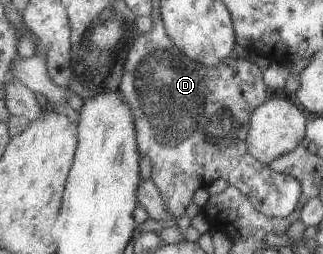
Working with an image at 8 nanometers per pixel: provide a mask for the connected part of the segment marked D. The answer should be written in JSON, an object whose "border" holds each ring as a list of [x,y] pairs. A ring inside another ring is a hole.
{"border":[[[153,19],[152,30],[140,33],[128,47],[118,90],[134,117],[137,151],[151,162],[151,181],[158,188],[165,207],[173,218],[185,215],[186,205],[198,188],[206,188],[217,178],[235,186],[267,220],[278,220],[296,208],[301,188],[291,176],[273,171],[256,160],[246,148],[246,135],[251,112],[270,94],[258,67],[234,55],[217,65],[197,63],[181,53],[166,34],[162,19]]]}

